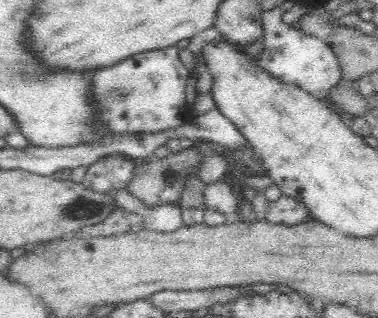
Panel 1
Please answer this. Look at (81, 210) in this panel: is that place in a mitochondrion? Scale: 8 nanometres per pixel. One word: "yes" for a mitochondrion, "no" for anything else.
yes

